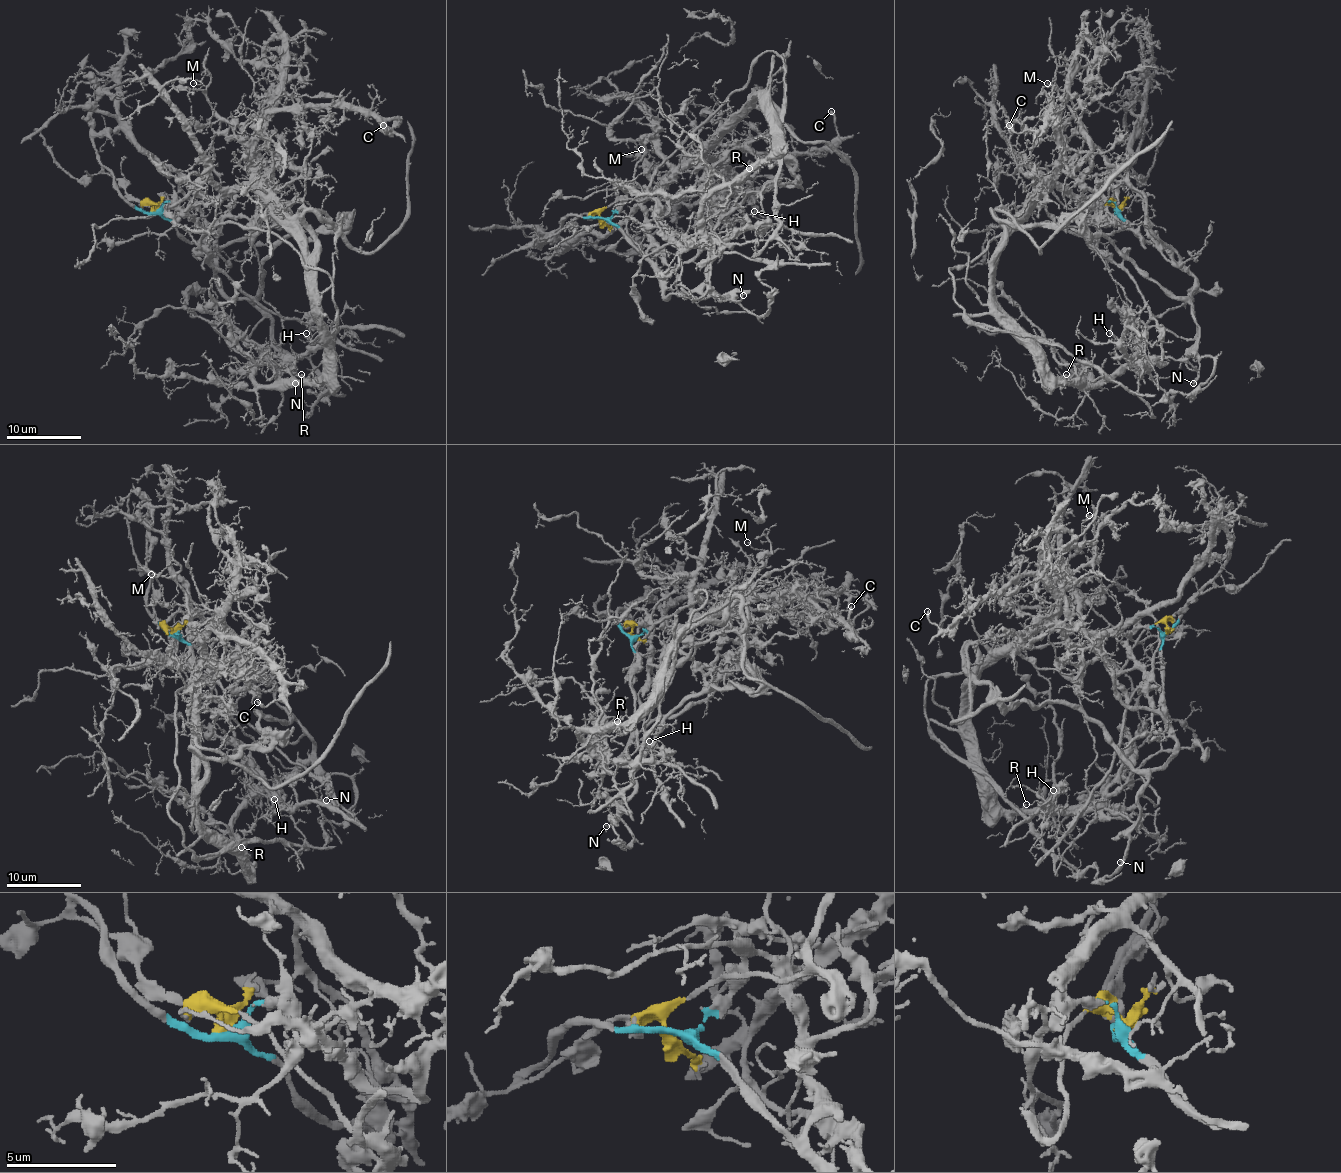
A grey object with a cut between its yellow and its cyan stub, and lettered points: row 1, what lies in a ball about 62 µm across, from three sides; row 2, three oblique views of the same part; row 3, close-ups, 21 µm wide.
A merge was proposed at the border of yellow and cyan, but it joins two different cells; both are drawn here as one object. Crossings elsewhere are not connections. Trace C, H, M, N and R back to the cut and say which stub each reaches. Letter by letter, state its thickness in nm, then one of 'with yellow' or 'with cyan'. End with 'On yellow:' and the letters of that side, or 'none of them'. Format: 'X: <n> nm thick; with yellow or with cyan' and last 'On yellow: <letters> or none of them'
C: 320 nm thick; with cyan
H: 110 nm thick; with cyan
M: 120 nm thick; with cyan
N: 170 nm thick; with cyan
R: 200 nm thick; with cyan
On yellow: none of them

